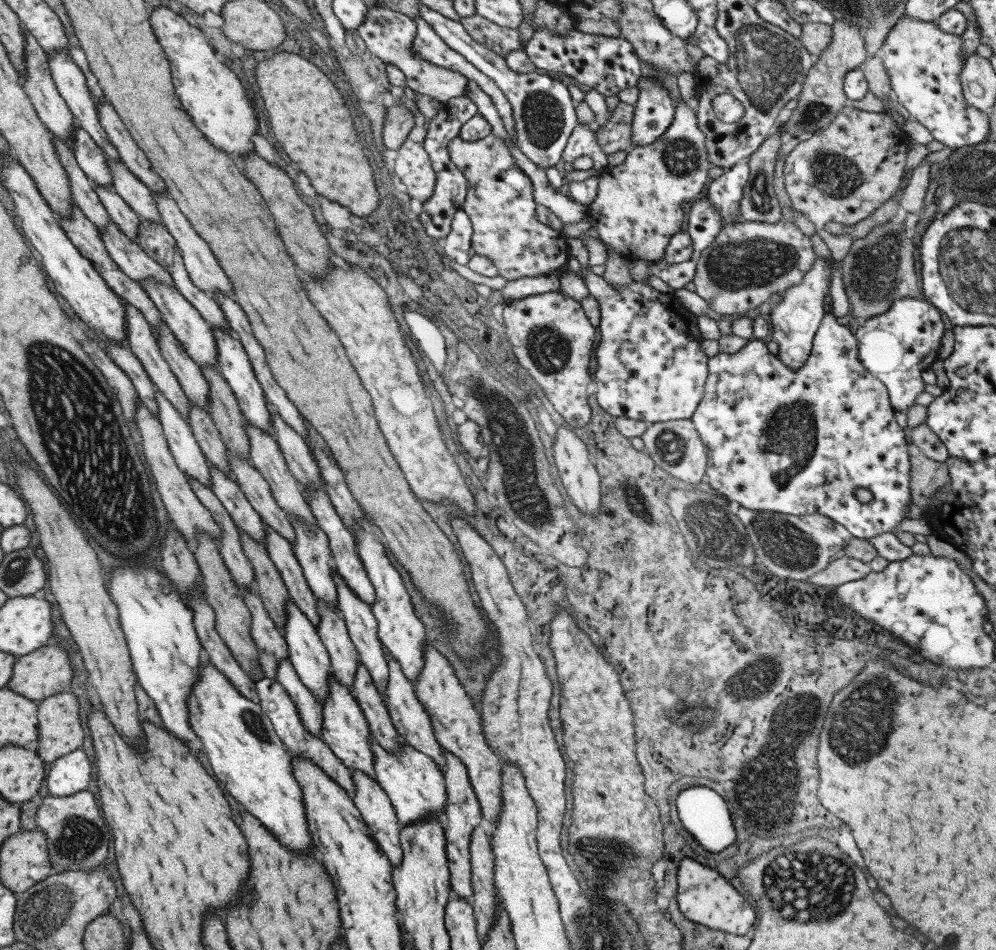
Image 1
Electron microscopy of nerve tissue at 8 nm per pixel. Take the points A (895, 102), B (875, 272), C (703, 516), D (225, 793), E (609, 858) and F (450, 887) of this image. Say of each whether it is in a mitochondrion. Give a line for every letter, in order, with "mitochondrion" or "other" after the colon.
A: other
B: mitochondrion
C: mitochondrion
D: other
E: mitochondrion
F: other

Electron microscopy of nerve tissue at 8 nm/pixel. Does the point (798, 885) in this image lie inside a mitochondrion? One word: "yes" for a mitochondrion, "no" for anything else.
yes

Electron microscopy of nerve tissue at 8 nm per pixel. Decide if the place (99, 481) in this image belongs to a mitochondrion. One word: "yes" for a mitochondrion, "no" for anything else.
yes

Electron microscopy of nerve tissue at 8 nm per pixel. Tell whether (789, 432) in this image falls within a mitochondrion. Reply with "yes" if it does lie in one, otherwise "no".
yes

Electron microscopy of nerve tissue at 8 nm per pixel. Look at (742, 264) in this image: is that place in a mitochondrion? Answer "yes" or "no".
yes

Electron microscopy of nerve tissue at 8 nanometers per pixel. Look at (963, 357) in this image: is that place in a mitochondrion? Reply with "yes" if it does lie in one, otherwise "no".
no

